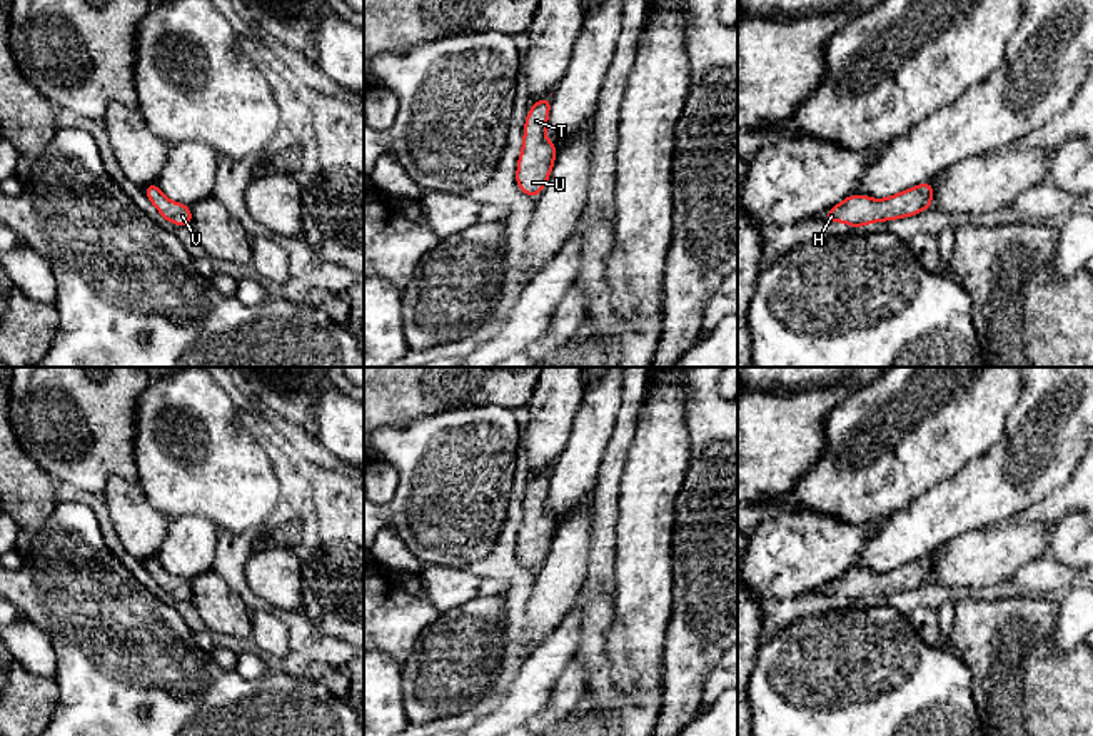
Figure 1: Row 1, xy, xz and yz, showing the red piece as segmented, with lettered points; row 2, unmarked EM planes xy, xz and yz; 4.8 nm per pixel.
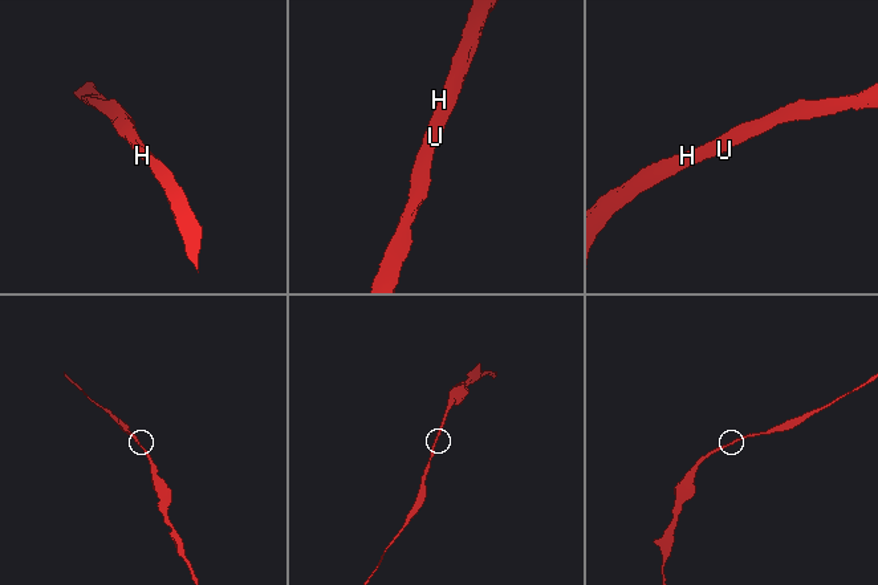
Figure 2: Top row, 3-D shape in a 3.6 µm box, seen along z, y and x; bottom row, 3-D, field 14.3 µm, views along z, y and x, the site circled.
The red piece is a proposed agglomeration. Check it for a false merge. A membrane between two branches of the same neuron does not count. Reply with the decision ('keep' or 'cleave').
keep

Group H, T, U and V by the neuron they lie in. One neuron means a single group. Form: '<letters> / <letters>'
H T U V

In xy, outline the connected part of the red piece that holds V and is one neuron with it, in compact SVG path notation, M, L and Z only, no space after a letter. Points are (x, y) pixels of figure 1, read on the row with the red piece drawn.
M157 182L144 187L145 197L154 204L160 215L175 225L192 227L192 210L185 204L169 200Z

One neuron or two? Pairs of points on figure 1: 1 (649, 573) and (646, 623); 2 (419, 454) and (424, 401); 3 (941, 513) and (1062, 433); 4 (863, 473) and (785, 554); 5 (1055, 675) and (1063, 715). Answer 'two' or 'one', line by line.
1: one
2: two
3: one
4: two
5: one

